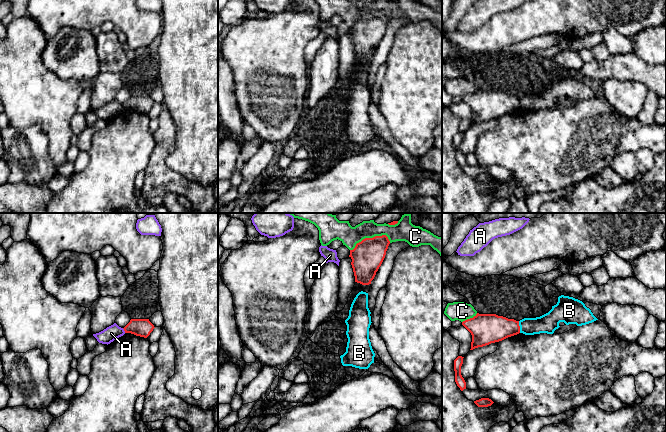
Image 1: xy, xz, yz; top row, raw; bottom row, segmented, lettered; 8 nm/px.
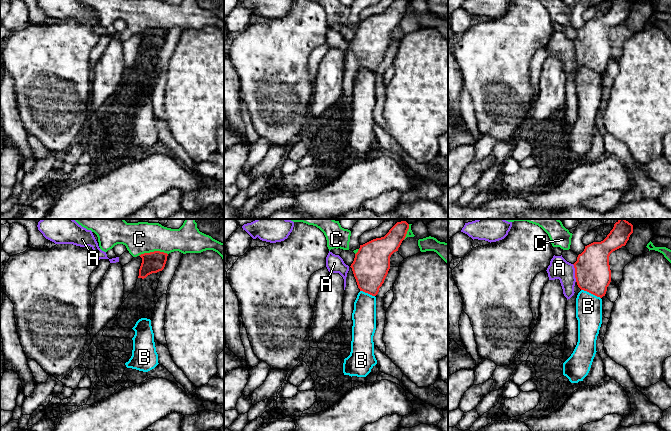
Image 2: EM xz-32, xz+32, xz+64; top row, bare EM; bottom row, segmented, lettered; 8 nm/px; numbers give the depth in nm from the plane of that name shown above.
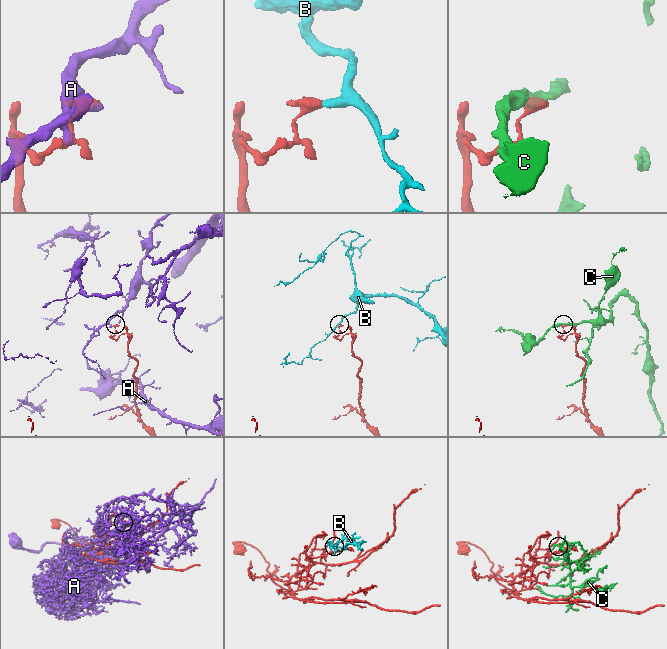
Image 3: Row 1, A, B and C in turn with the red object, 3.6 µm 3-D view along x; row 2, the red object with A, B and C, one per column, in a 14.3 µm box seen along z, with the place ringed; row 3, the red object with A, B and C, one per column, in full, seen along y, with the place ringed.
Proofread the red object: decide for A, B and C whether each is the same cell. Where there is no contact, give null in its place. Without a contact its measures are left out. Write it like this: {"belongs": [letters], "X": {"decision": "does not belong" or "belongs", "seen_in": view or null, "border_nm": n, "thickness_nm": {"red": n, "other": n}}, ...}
{"belongs": [], "A": {"decision": "does not belong", "seen_in": "xy", "border_nm": 50, "thickness_nm": {"red": 140, "other": 120}}, "B": {"decision": "does not belong", "seen_in": "yz", "border_nm": 100, "thickness_nm": {"red": 240, "other": 160}}, "C": {"decision": "does not belong", "seen_in": "xz", "border_nm": 340, "thickness_nm": {"red": 260, "other": 160}}}

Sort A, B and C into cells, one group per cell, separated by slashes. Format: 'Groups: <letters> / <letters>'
Groups: A / B / C

